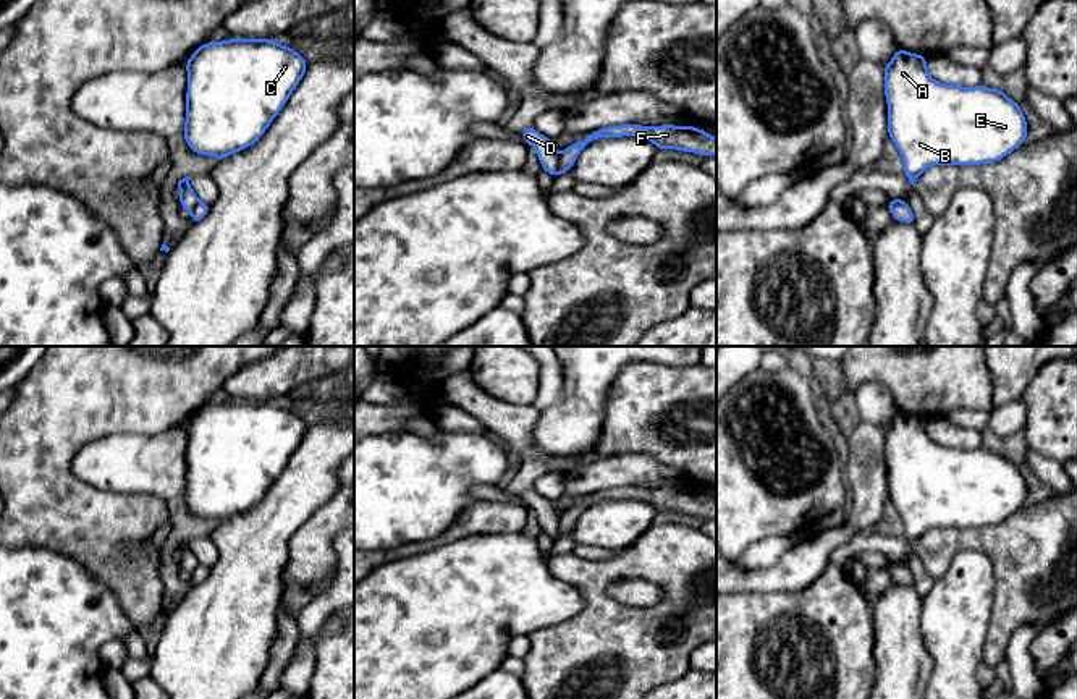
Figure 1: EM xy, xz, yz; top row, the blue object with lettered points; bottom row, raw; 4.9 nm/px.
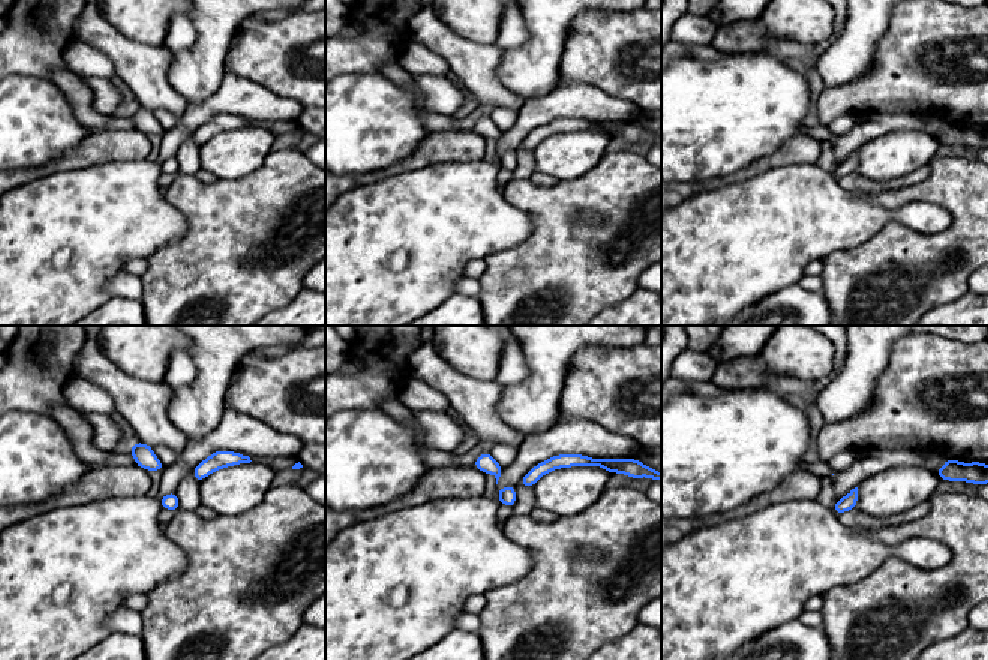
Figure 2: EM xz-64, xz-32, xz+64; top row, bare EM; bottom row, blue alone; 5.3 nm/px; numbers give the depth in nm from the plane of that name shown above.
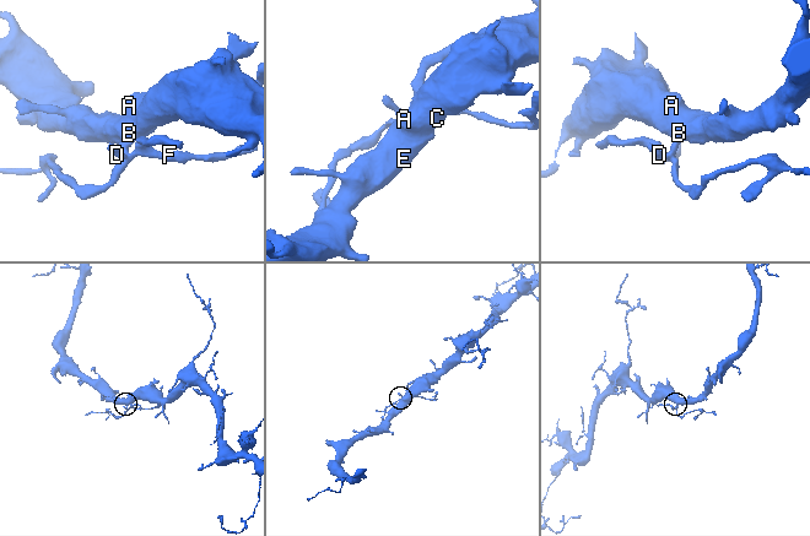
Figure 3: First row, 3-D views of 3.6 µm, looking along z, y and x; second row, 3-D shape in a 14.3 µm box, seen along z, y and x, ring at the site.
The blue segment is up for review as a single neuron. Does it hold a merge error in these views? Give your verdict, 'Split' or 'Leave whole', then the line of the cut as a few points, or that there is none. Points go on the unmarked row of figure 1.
Split. Split along xz (560, 516), (557, 538)

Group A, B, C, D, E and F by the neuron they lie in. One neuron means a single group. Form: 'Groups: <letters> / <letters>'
Groups: A B C D E / F

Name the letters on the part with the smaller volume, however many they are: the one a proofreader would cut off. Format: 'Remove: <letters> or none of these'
Remove: F

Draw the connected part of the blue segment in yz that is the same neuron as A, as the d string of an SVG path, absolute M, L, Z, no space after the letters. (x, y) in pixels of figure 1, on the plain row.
M898 411L883 430L888 500L914 544L933 527L982 527L1027 505L1019 464L983 447L962 450L933 442L927 419Z

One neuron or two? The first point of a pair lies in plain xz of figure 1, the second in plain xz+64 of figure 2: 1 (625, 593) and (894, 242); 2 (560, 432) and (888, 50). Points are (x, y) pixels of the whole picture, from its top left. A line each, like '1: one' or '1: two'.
1: two
2: two

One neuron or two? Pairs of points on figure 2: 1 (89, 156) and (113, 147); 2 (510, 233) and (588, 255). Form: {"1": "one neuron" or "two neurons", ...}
{"1": "one neuron", "2": "two neurons"}

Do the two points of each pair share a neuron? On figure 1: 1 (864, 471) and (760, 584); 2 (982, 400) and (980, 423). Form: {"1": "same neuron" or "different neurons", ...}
{"1": "same neuron", "2": "different neurons"}

